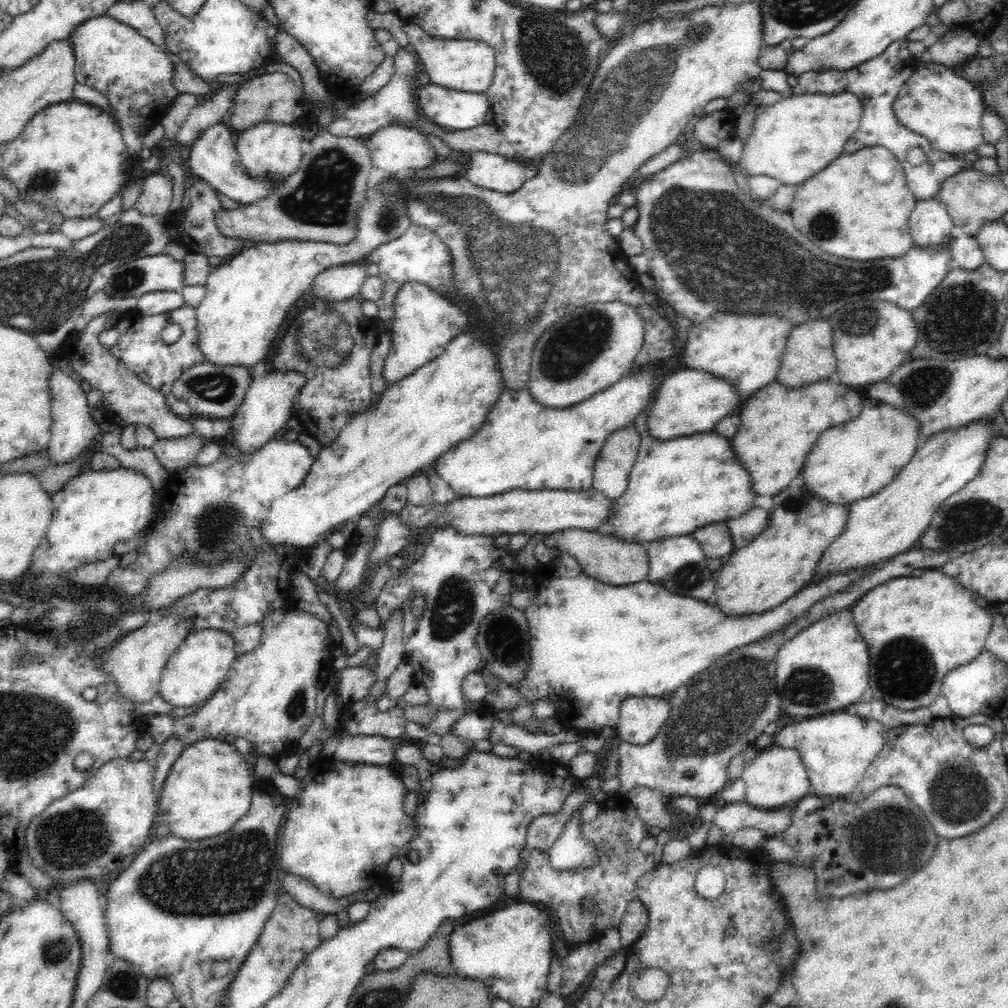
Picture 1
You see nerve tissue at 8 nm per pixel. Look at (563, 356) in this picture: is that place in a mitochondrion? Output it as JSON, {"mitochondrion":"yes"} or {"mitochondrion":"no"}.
{"mitochondrion":"yes"}

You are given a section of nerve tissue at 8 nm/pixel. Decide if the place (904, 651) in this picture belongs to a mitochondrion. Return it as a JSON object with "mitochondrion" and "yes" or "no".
{"mitochondrion":"yes"}

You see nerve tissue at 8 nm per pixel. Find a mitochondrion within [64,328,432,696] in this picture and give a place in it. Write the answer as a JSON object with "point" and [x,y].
{"point":[212,531]}

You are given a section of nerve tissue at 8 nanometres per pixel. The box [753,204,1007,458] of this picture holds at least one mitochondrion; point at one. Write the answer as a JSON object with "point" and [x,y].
{"point":[964,316]}

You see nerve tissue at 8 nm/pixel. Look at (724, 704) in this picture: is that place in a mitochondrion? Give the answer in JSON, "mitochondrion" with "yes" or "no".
{"mitochondrion":"yes"}

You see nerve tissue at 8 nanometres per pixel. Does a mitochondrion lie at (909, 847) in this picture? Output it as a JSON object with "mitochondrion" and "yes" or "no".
{"mitochondrion":"yes"}

